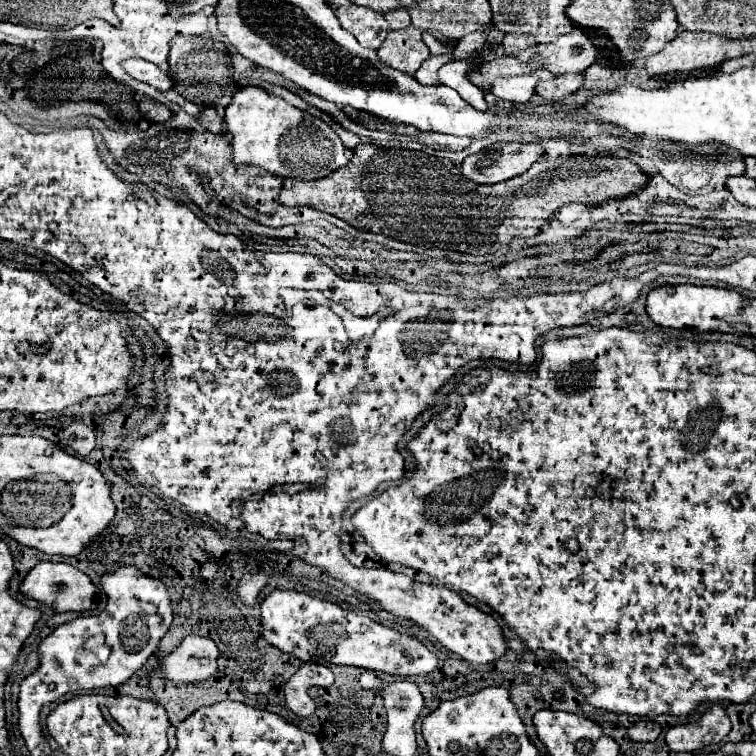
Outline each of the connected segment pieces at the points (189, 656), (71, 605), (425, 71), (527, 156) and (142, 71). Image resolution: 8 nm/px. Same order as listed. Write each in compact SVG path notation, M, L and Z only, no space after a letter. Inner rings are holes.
M187 636L173 652L163 656L161 662L161 676L171 684L199 684L217 672L217 658L219 650L211 638L201 636Z
M39 562L35 568L27 572L19 586L19 594L37 600L45 606L49 606L53 612L85 612L93 608L97 588L89 580L89 576L71 564L53 564L53 562Z
M441 54L441 56L431 56L423 62L423 66L415 72L415 78L421 84L439 84L437 80L437 70L451 60L451 54Z
M493 144L463 160L463 176L477 184L497 184L521 176L533 162L545 156L539 144Z
M127 60L125 62L125 70L135 78L135 80L143 80L155 88L159 88L161 92L167 92L173 88L173 80L169 78L167 72L163 72L159 66L145 62L145 60Z

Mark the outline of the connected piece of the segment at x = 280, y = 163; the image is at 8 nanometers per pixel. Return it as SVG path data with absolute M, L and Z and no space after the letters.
M259 86L239 88L233 102L225 108L227 130L233 136L233 158L237 164L257 164L283 178L317 180L349 162L349 154L331 128L319 116L287 104Z

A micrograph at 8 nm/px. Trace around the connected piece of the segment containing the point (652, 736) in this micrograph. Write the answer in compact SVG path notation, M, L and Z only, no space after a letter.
M639 720L637 724L629 726L629 738L635 742L655 742L661 734L661 726L651 720Z

